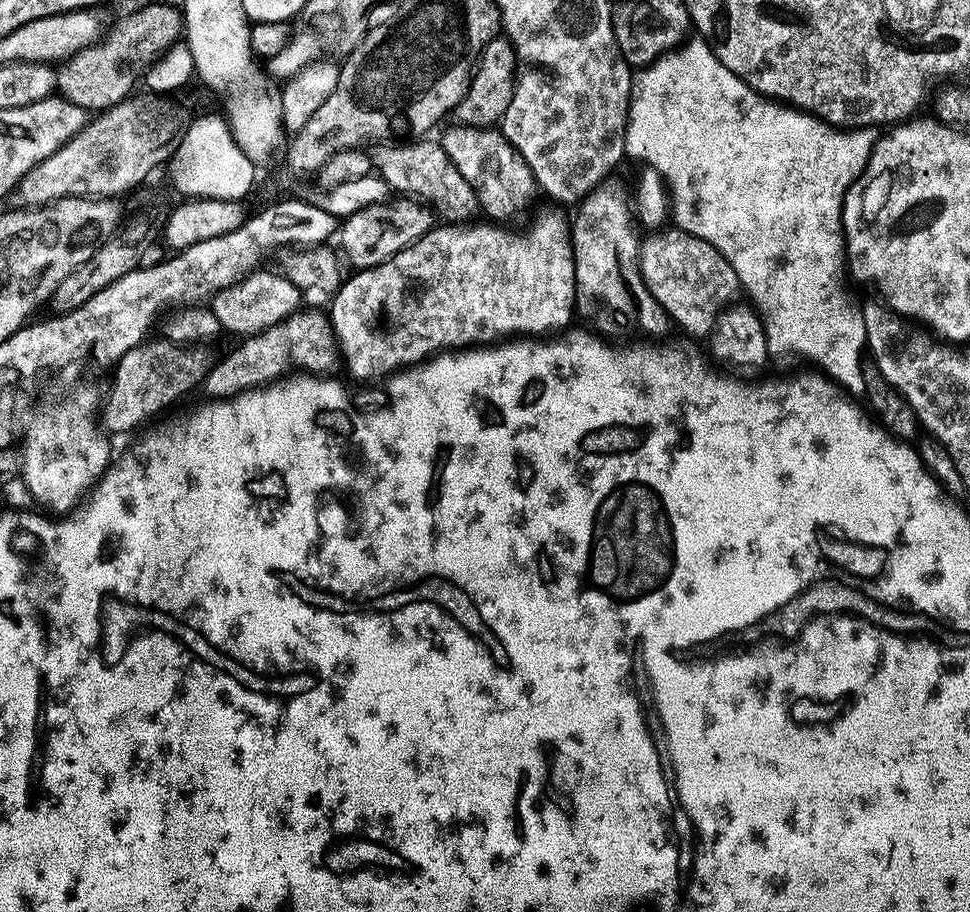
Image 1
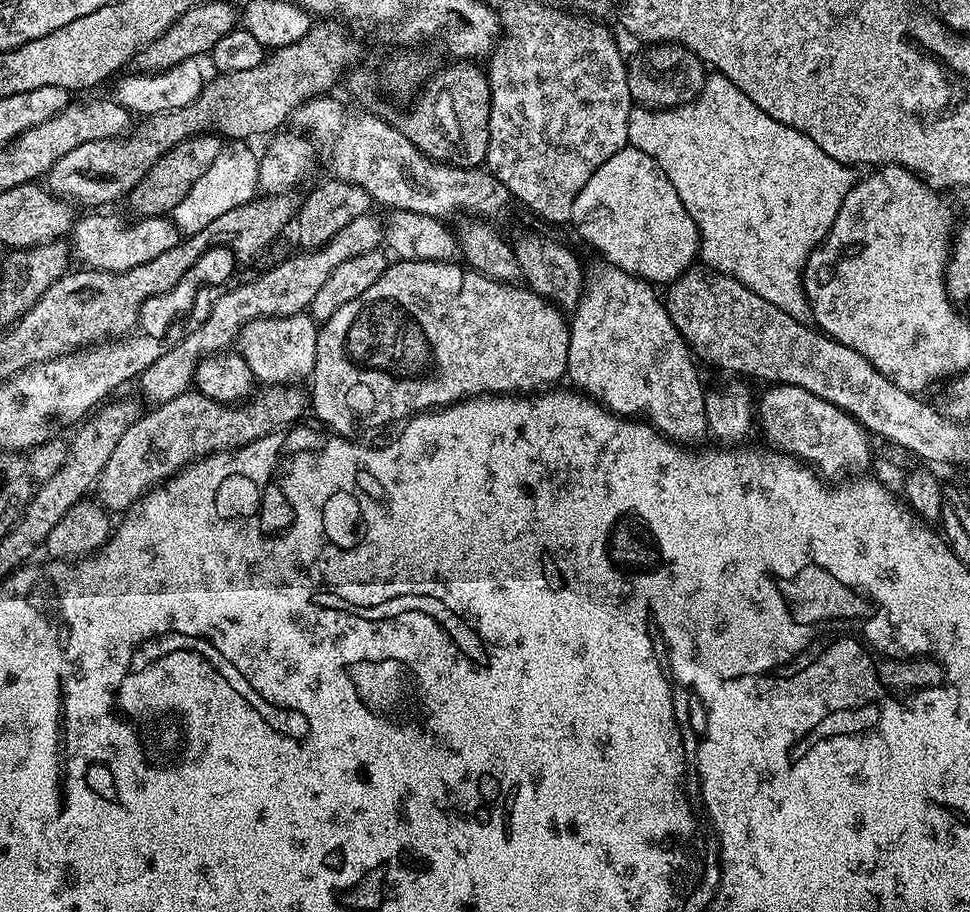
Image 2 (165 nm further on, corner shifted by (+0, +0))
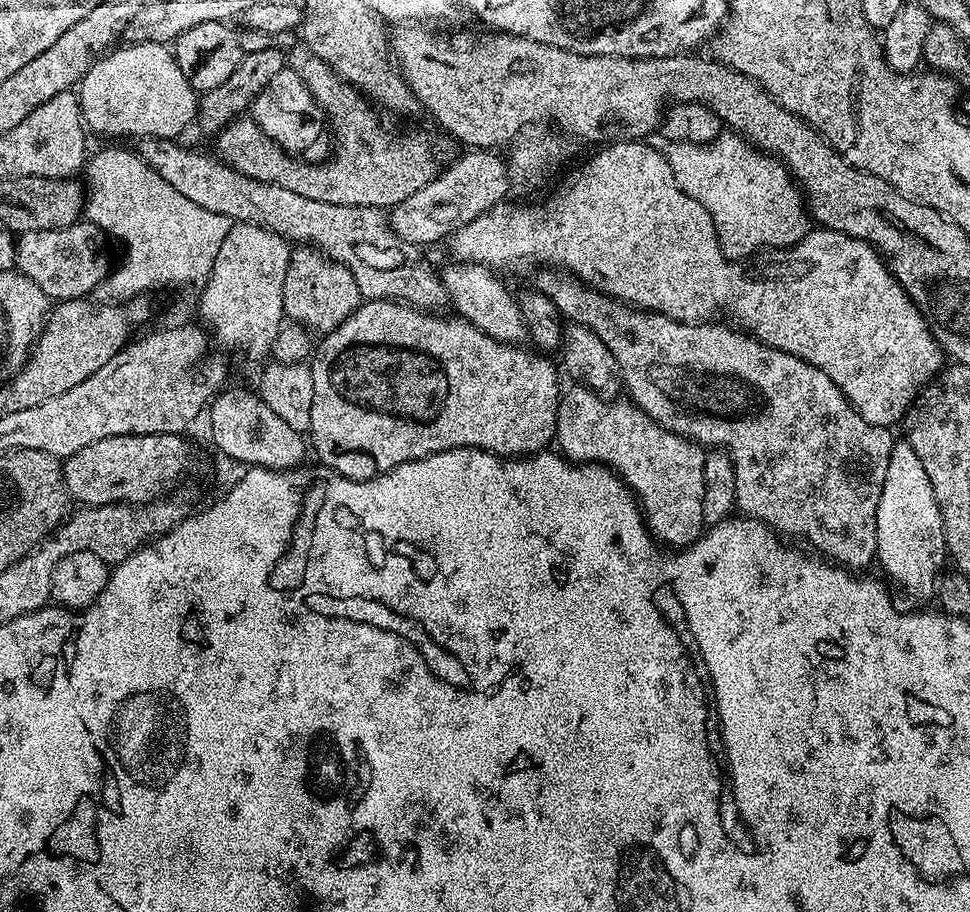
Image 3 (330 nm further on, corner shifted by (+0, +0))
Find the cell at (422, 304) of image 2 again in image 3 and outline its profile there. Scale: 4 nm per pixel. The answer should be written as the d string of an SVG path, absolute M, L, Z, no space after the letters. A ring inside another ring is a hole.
M364 300L335 330L321 339L324 340L321 344L319 341L310 360L314 378L314 402L310 406L310 444L311 447L312 444L316 447L316 456L320 459L317 461L323 467L334 469L340 476L351 480L369 480L377 469L380 472L390 472L400 464L420 460L424 456L445 452L451 448L484 448L495 456L515 458L545 451L553 443L562 384L556 381L556 368L548 361L551 359L539 351L527 352L524 346L513 346L511 343L496 340L456 314L450 316L449 320L427 320L428 316L423 311L398 300ZM344 455L360 457L353 464L336 465L336 459Z

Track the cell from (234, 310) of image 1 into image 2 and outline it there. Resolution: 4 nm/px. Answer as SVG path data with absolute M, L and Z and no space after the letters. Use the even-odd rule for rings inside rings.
M311 315L259 316L240 331L238 351L246 358L253 377L261 383L291 384L311 377L316 357L317 321Z

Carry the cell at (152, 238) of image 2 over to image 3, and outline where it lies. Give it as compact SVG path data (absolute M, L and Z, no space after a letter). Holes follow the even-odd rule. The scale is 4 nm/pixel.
M77 222L58 230L25 232L15 241L14 264L21 274L34 282L34 286L38 286L38 290L47 294L49 301L84 298L92 294L95 288L99 289L108 278L110 263L108 264L108 248L104 245L104 240L106 241L106 236L100 227L87 222Z

